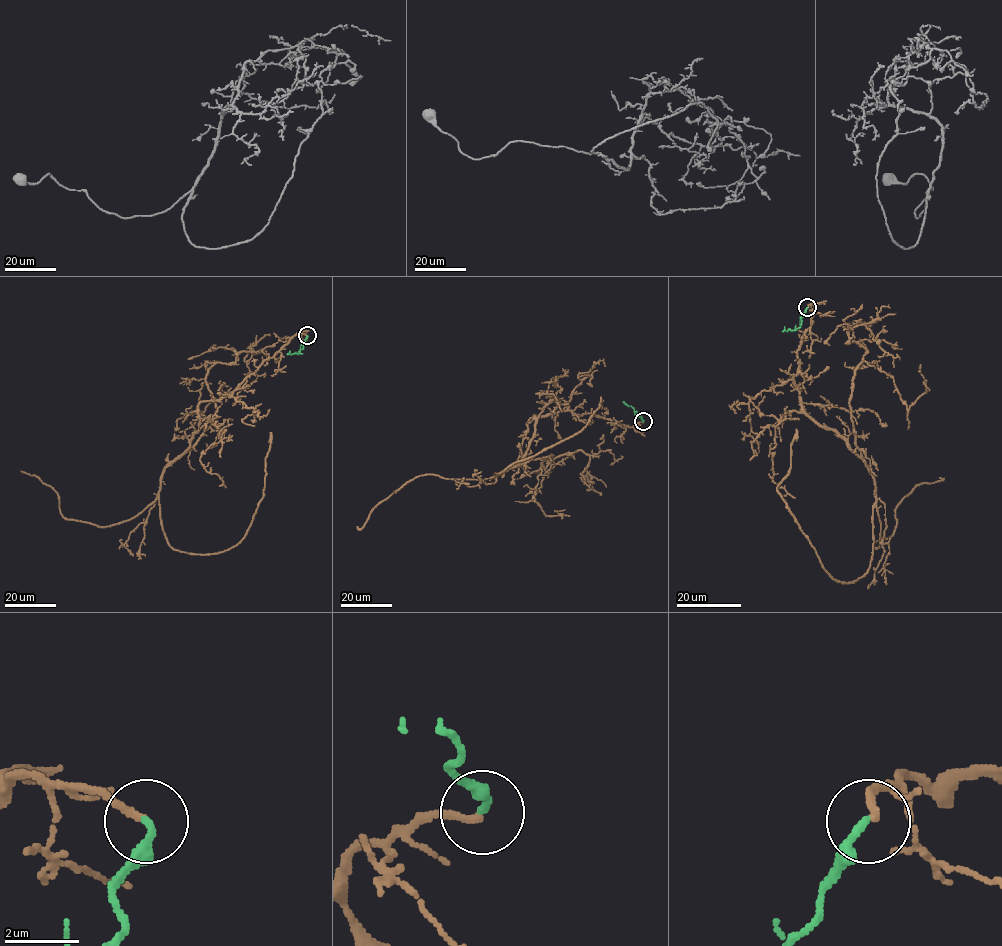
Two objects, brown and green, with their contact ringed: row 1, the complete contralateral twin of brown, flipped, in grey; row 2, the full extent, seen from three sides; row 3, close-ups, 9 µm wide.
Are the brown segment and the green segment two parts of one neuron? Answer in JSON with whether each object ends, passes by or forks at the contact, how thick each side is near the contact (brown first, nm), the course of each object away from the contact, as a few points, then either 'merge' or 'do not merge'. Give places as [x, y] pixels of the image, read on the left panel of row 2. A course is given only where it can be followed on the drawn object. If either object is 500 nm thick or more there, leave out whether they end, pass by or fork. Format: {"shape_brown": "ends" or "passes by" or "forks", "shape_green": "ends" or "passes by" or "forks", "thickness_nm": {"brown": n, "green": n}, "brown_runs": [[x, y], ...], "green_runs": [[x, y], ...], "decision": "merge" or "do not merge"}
{"shape_brown": "ends", "shape_green": "ends", "thickness_nm": {"brown": 190, "green": 200}, "brown_runs": [[307, 335], [198, 404], [199, 427], [161, 479], [173, 549], [210, 554], [244, 536], [271, 432]], "green_runs": [[307, 335], [298, 353], [287, 354]], "decision": "merge"}

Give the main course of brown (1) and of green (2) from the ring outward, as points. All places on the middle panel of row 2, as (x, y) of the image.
1: (643, 422), (624, 426), (562, 410), (534, 415), (526, 453), (495, 475), (580, 431), (600, 397), (607, 413)
2: (643, 422), (623, 401)

